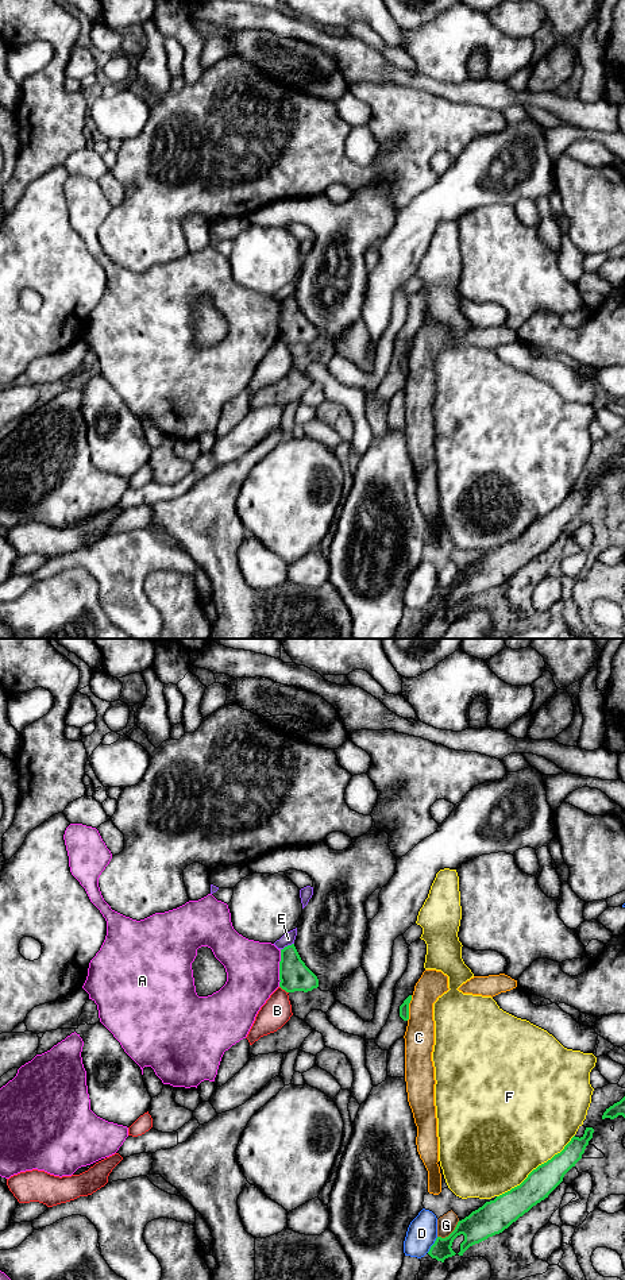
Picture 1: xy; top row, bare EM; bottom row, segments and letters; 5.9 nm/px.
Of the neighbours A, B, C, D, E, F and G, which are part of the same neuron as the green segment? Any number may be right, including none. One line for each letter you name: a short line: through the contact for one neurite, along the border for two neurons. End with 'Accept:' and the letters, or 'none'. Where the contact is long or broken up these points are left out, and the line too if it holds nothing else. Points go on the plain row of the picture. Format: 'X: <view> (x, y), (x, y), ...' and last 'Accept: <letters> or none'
Accept: none

